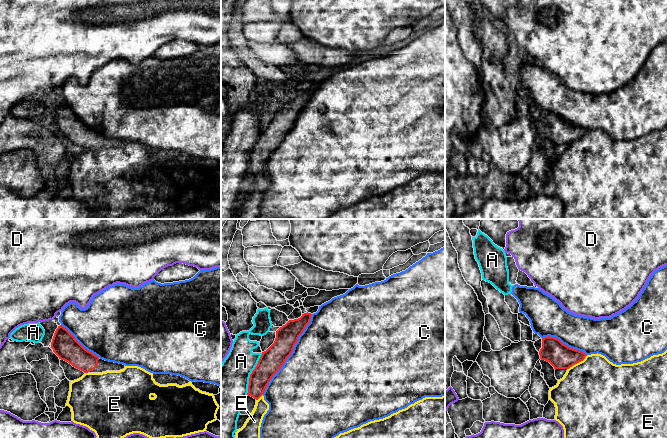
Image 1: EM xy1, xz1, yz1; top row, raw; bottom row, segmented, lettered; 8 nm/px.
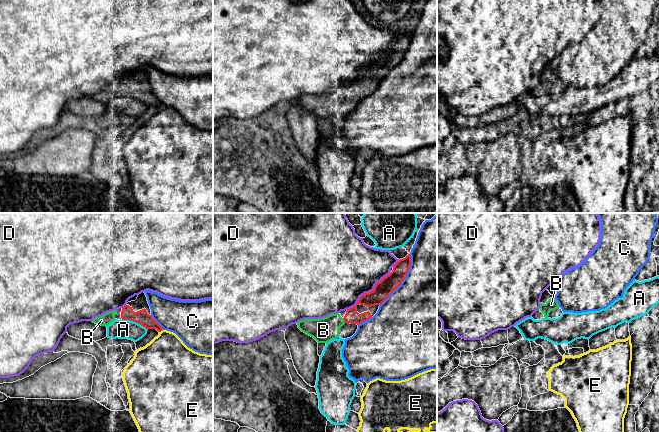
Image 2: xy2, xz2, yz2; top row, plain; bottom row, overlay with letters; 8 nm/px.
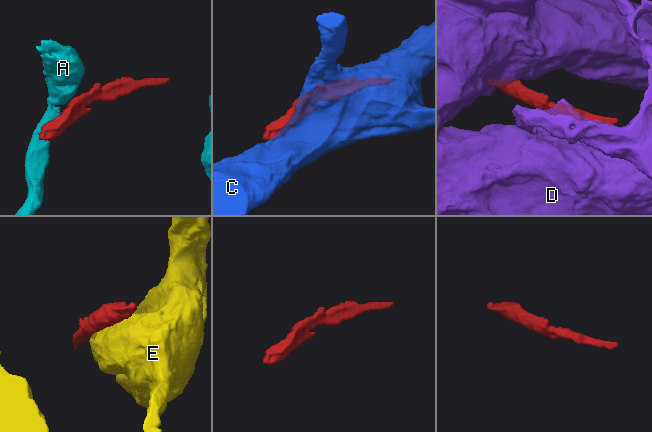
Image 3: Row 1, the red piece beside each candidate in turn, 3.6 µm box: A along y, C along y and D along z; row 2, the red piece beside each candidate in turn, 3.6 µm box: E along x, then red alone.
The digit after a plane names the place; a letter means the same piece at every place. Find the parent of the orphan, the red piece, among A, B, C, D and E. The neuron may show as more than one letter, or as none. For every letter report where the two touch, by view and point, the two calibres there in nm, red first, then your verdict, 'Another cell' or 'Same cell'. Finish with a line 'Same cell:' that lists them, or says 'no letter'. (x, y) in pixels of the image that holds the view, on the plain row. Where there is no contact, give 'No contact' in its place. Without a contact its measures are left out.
A: Touches red at xz1 (250, 150). Thickness 190 nm (red) against 380 nm. Another cell
B: Touches red at xz2 (344, 96). Thickness 110 nm (red) against 200 nm. Same cell
C: Touches red at xz1 (290, 130). Thickness 190 nm (red) against 500 nm. Another cell
D: Touches red at xz2 (369, 68). Thickness 140 nm (red) against 480 nm. Another cell
E: Touches red at yz1 (577, 138). Thickness 200 nm (red) against 480 nm. Another cell
Same cell: B

